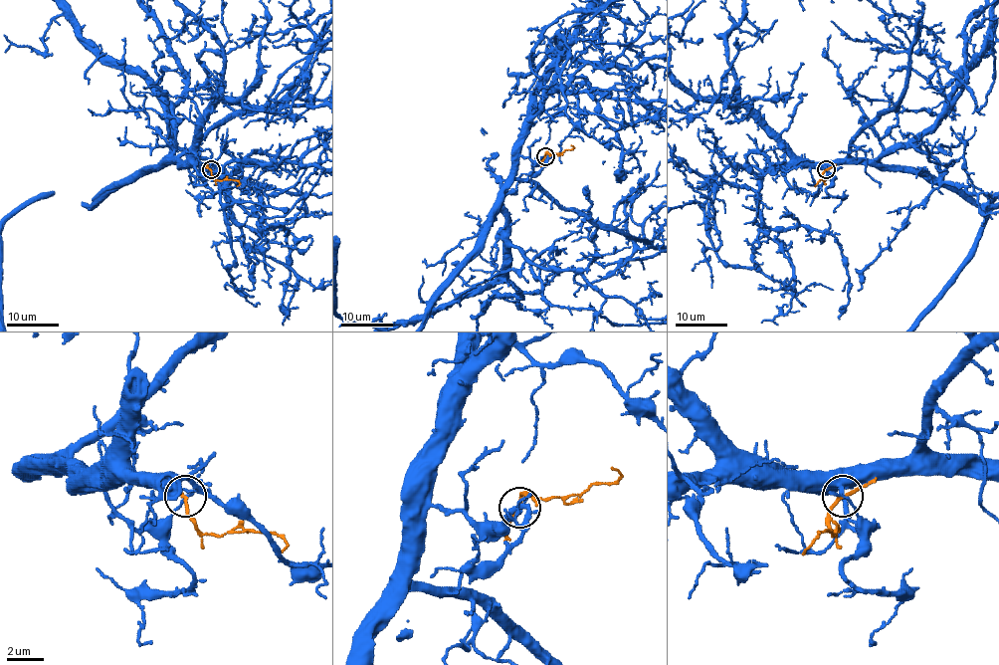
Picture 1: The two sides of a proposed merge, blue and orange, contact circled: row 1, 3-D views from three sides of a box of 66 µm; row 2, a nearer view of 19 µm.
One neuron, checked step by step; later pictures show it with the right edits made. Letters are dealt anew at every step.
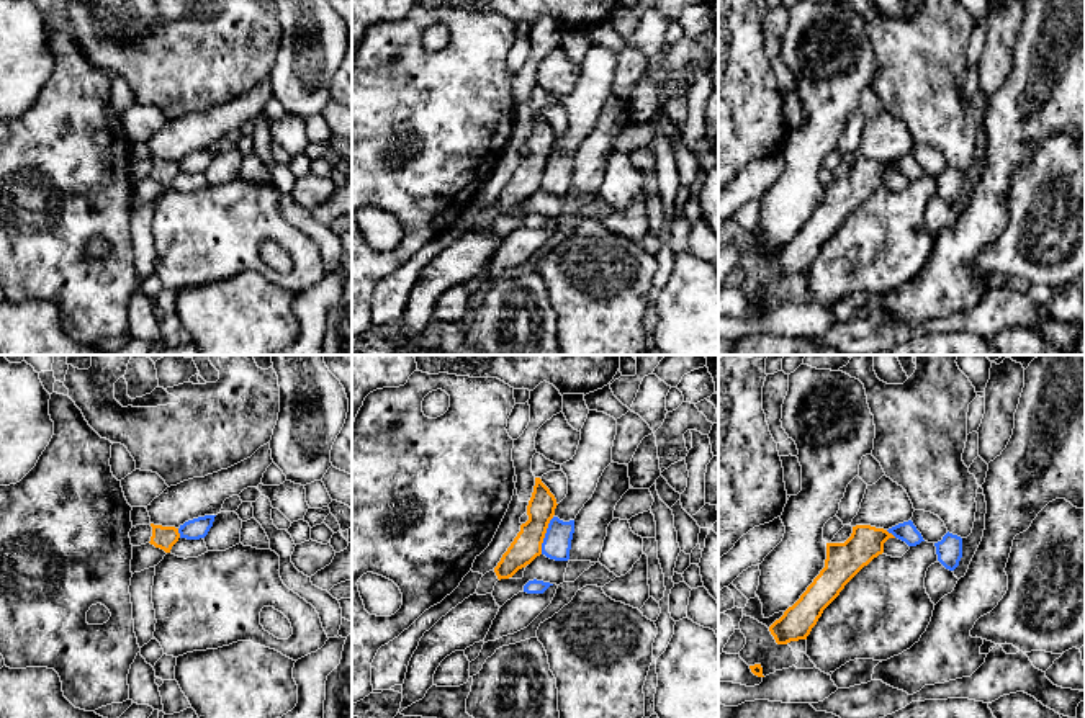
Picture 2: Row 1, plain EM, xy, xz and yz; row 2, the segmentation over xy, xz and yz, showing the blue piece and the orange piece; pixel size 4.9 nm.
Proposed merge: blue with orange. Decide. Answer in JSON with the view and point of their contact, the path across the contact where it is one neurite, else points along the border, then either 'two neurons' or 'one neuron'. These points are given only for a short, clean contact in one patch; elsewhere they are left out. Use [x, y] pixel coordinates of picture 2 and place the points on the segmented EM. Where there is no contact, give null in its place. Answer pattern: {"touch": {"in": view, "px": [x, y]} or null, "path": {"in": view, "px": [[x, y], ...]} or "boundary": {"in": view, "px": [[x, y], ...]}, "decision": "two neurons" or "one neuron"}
{"touch": {"in": "xz", "px": [545, 535]}, "boundary": {"in": "xz", "px": [[553, 517], [547, 527], [540, 553]]}, "decision": "two neurons"}

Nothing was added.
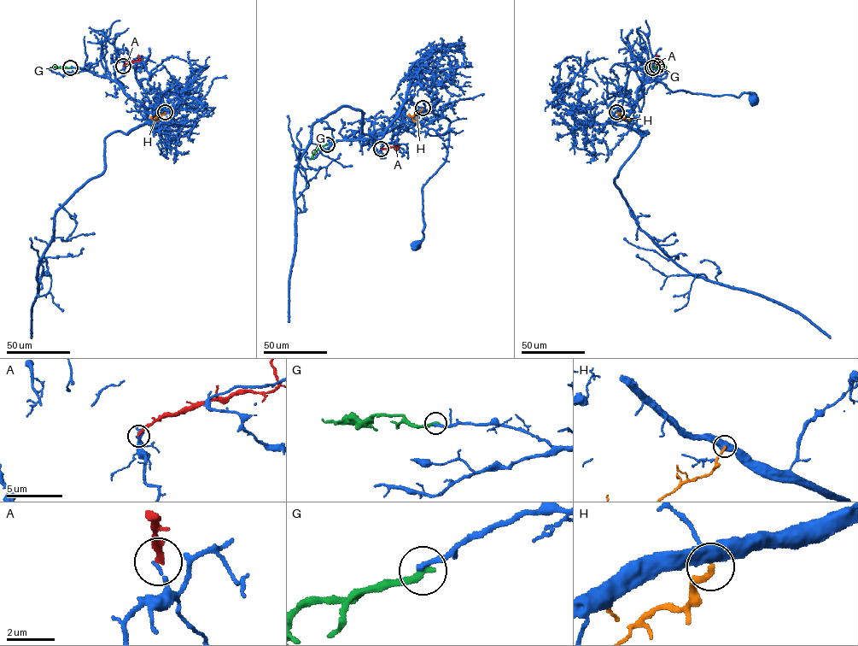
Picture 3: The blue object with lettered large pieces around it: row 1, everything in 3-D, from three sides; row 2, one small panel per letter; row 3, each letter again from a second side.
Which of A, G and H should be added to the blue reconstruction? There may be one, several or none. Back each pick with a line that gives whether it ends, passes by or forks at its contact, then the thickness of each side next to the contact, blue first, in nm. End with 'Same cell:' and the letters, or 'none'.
Same cell: none

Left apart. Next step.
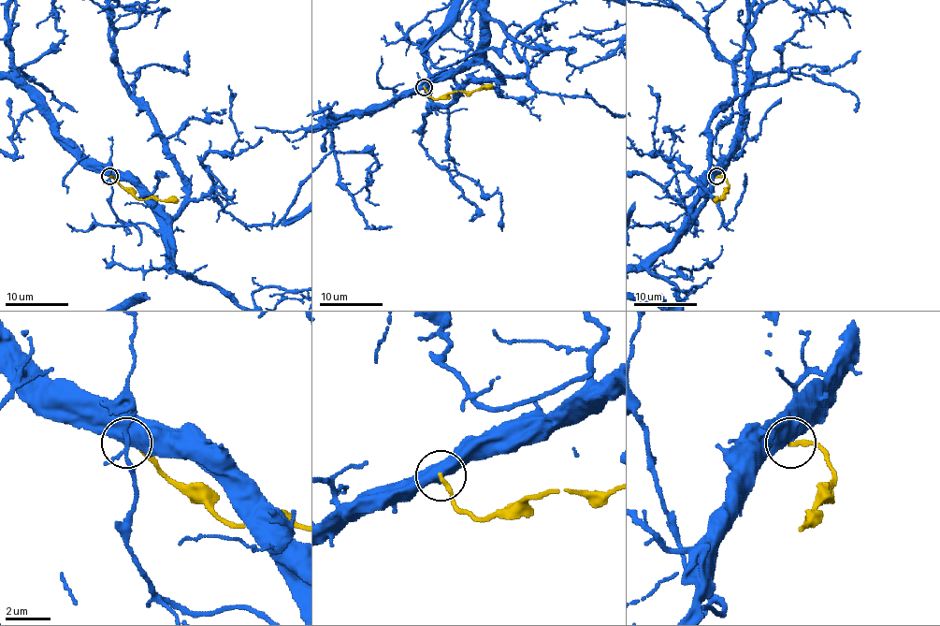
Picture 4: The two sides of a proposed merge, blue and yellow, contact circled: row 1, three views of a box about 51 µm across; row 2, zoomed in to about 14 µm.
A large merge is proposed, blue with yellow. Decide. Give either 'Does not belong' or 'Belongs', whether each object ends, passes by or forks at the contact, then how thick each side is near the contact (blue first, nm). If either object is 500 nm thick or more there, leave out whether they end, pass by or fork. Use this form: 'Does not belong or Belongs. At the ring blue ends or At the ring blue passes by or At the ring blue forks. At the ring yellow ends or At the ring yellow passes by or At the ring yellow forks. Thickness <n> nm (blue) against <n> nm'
Does not belong. Thickness 750 nm (blue) against 200 nm

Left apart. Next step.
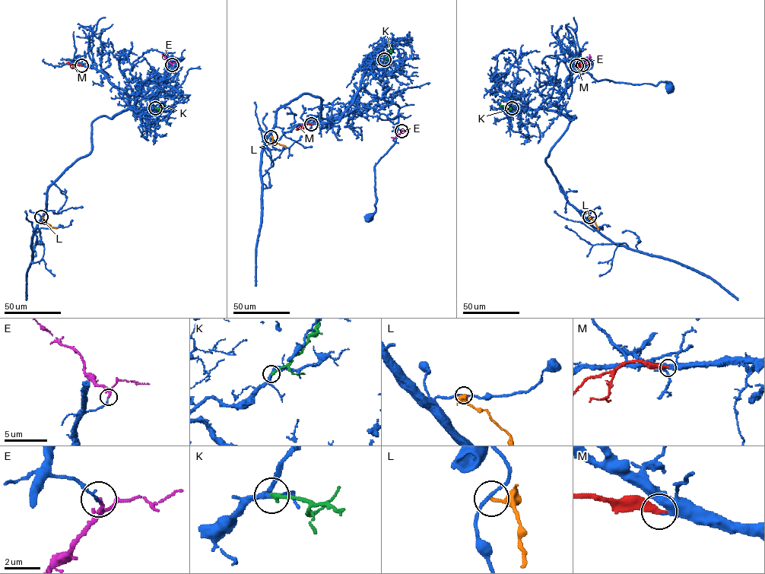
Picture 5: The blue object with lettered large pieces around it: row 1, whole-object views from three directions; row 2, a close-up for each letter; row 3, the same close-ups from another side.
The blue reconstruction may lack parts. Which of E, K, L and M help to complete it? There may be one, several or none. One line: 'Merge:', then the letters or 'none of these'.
Merge: K, M

